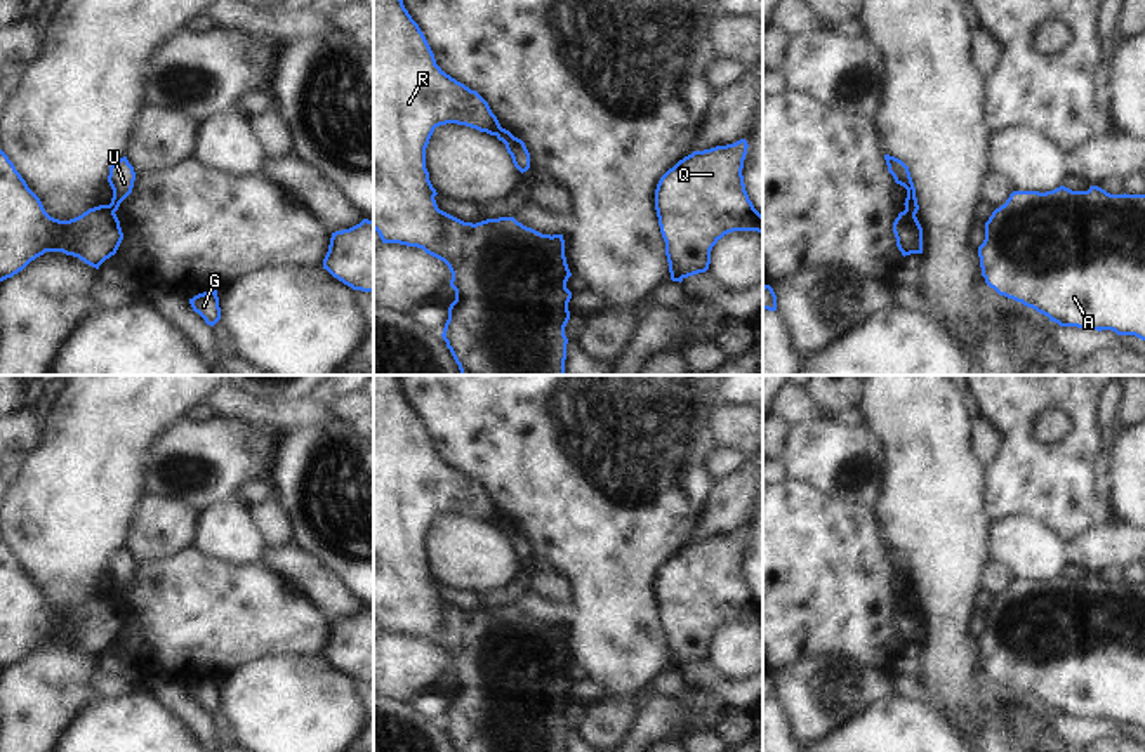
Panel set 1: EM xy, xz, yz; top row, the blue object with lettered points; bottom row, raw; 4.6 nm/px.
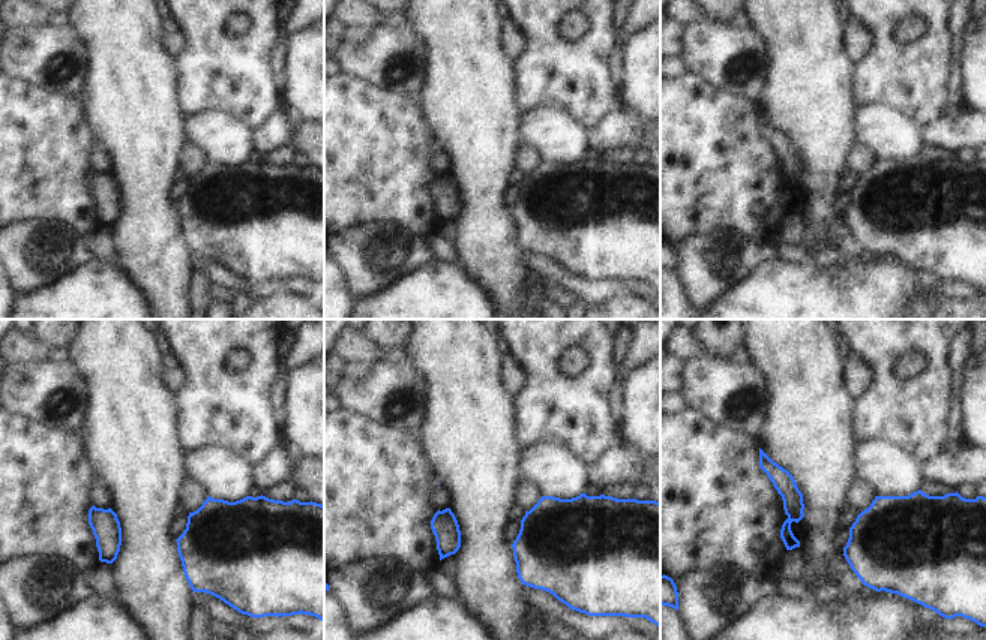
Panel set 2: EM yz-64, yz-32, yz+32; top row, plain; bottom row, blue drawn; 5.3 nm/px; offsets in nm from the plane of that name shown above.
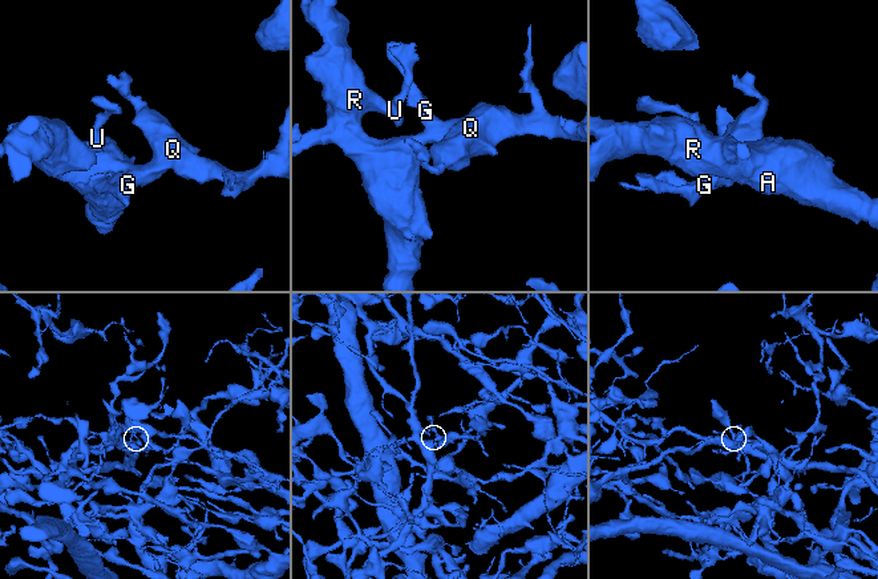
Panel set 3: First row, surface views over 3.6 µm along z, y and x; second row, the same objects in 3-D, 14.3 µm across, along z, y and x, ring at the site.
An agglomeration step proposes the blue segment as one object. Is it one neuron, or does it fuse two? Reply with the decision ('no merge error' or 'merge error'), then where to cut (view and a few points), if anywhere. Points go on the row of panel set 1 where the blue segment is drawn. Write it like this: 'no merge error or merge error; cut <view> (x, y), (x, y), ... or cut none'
merge error; cut yz (906, 209), (914, 216)

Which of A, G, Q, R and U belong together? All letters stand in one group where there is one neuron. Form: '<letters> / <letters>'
A G Q R / U

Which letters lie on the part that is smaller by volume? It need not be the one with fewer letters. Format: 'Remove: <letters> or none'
Remove: U

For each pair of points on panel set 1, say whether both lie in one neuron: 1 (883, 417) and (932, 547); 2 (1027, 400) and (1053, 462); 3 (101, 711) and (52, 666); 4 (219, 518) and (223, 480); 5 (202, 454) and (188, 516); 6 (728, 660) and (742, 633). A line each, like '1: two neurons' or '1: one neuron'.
1: one neuron
2: one neuron
3: two neurons
4: two neurons
5: two neurons
6: one neuron

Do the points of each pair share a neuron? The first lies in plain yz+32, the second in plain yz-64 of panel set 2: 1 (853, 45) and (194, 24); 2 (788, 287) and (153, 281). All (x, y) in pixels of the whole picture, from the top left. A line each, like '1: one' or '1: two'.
1: two
2: two

